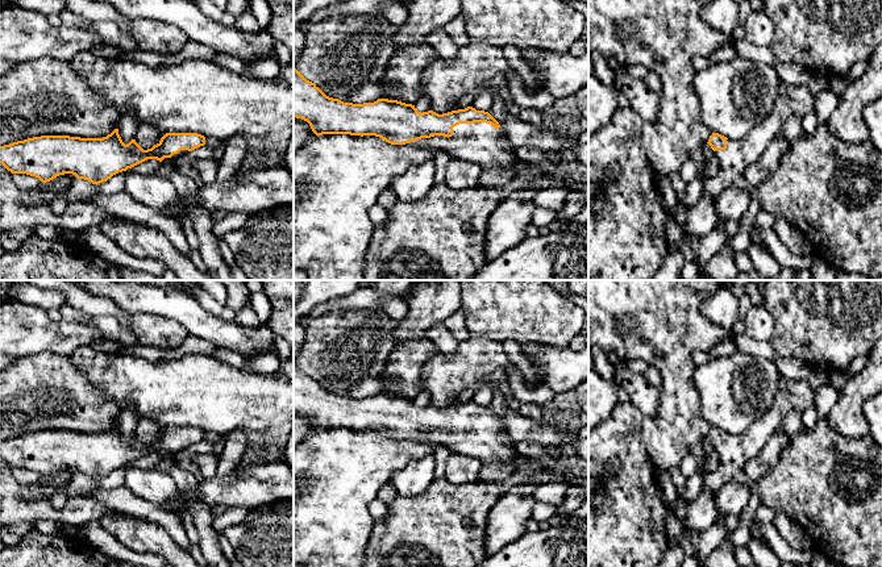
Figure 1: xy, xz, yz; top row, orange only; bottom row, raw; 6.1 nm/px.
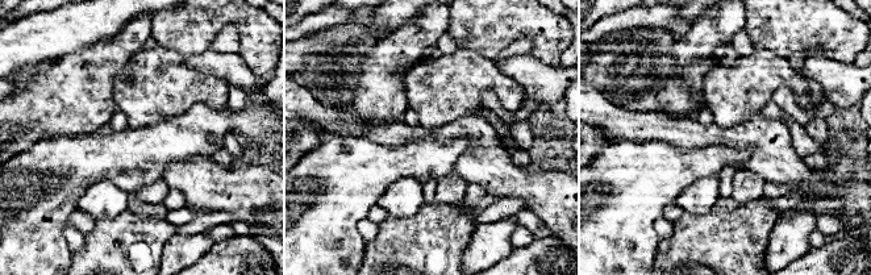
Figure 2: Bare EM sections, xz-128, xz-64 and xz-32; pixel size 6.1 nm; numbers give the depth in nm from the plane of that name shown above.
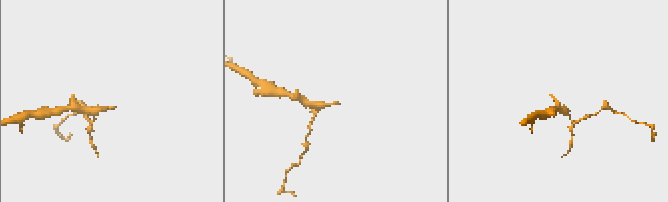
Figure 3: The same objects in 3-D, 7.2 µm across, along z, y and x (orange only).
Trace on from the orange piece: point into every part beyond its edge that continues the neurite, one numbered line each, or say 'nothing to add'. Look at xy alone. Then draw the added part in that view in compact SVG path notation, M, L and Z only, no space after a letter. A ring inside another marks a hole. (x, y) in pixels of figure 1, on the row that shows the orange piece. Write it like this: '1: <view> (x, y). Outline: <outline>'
1: xy (186, 186). Outline: M180 150L178 154L174 154L171 158L165 158L165 162L172 167L169 179L174 184L180 197L194 197L199 187L197 179L192 174L182 175L178 170L179 159L188 153L191 151Z

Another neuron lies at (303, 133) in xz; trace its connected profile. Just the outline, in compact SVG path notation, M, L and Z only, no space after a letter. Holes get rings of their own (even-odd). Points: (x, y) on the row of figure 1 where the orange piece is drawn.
M294 117L294 155L315 137L316 134L307 121Z

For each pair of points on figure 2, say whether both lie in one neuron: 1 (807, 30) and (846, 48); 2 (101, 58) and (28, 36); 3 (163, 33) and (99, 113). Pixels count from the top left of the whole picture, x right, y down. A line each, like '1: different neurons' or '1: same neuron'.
1: same neuron
2: different neurons
3: different neurons

